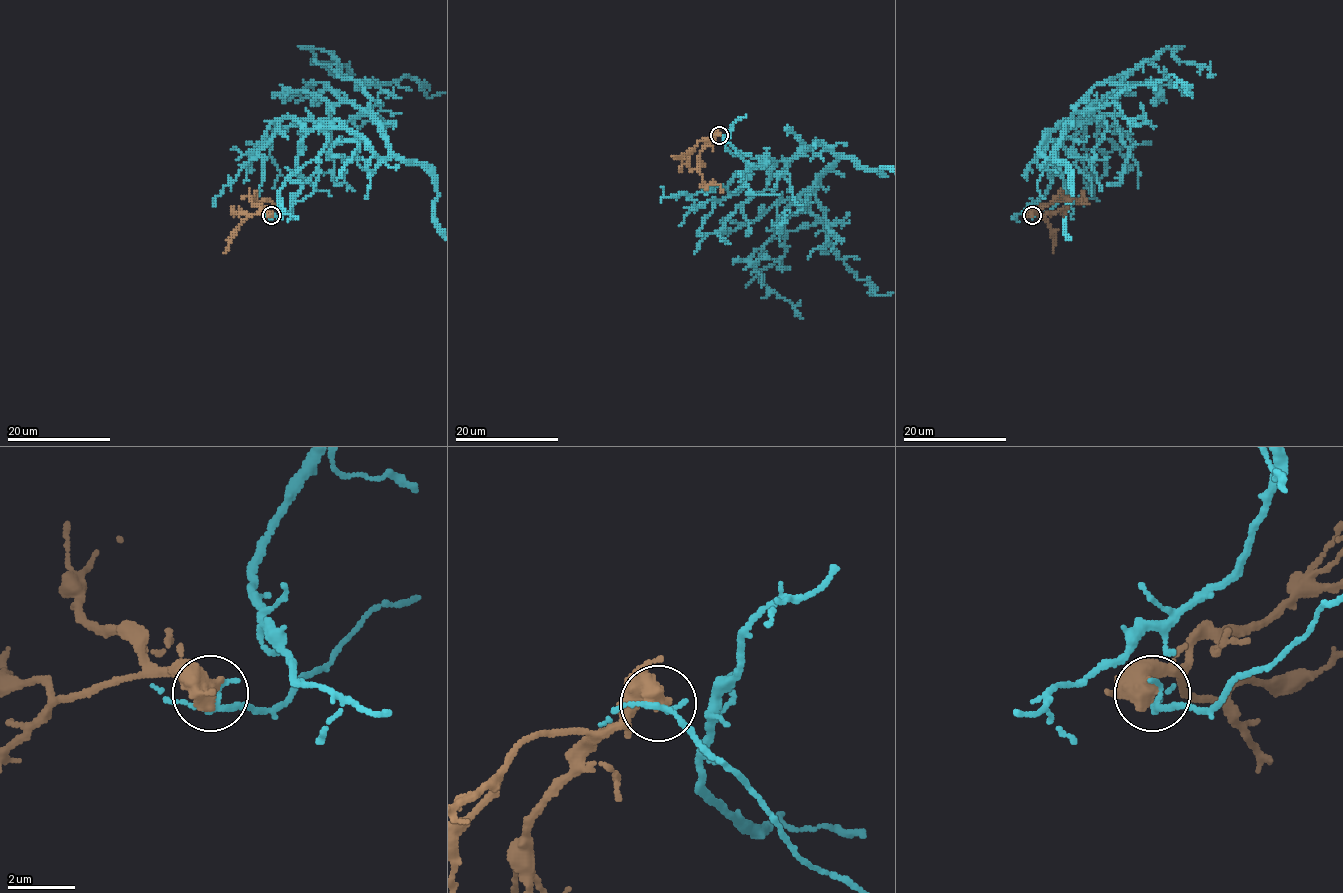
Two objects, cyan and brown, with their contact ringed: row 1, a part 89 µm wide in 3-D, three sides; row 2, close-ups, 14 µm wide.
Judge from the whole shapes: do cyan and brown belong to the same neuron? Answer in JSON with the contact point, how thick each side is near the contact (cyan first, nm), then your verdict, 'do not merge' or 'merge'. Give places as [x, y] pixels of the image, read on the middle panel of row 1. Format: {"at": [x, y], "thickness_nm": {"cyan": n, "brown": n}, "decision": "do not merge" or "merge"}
{"at": [719, 135], "thickness_nm": {"cyan": 160, "brown": 700}, "decision": "do not merge"}

